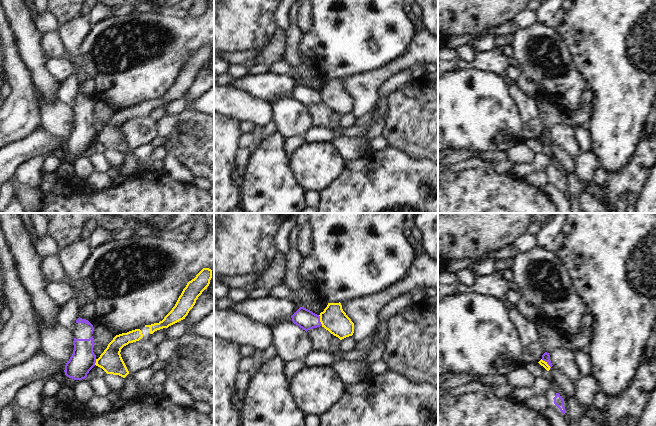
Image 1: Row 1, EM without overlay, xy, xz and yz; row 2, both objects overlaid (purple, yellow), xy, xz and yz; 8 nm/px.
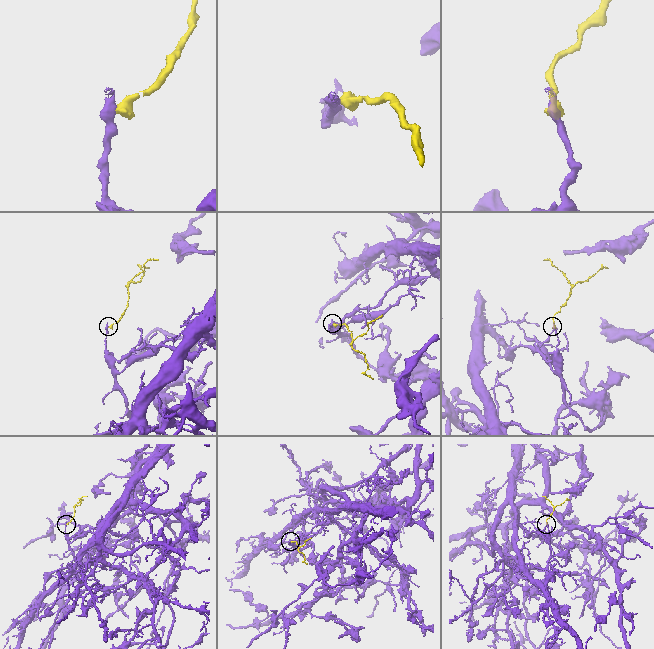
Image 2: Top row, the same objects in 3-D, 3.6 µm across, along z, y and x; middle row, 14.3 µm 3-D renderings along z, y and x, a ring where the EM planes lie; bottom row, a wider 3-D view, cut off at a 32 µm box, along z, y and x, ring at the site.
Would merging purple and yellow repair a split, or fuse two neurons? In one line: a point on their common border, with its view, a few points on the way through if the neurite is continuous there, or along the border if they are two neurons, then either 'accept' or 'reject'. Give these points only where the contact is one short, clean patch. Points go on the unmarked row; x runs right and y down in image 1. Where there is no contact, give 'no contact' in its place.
meets purple in yz at (547, 139); border along yz (541, 135), (550, 144); reject

